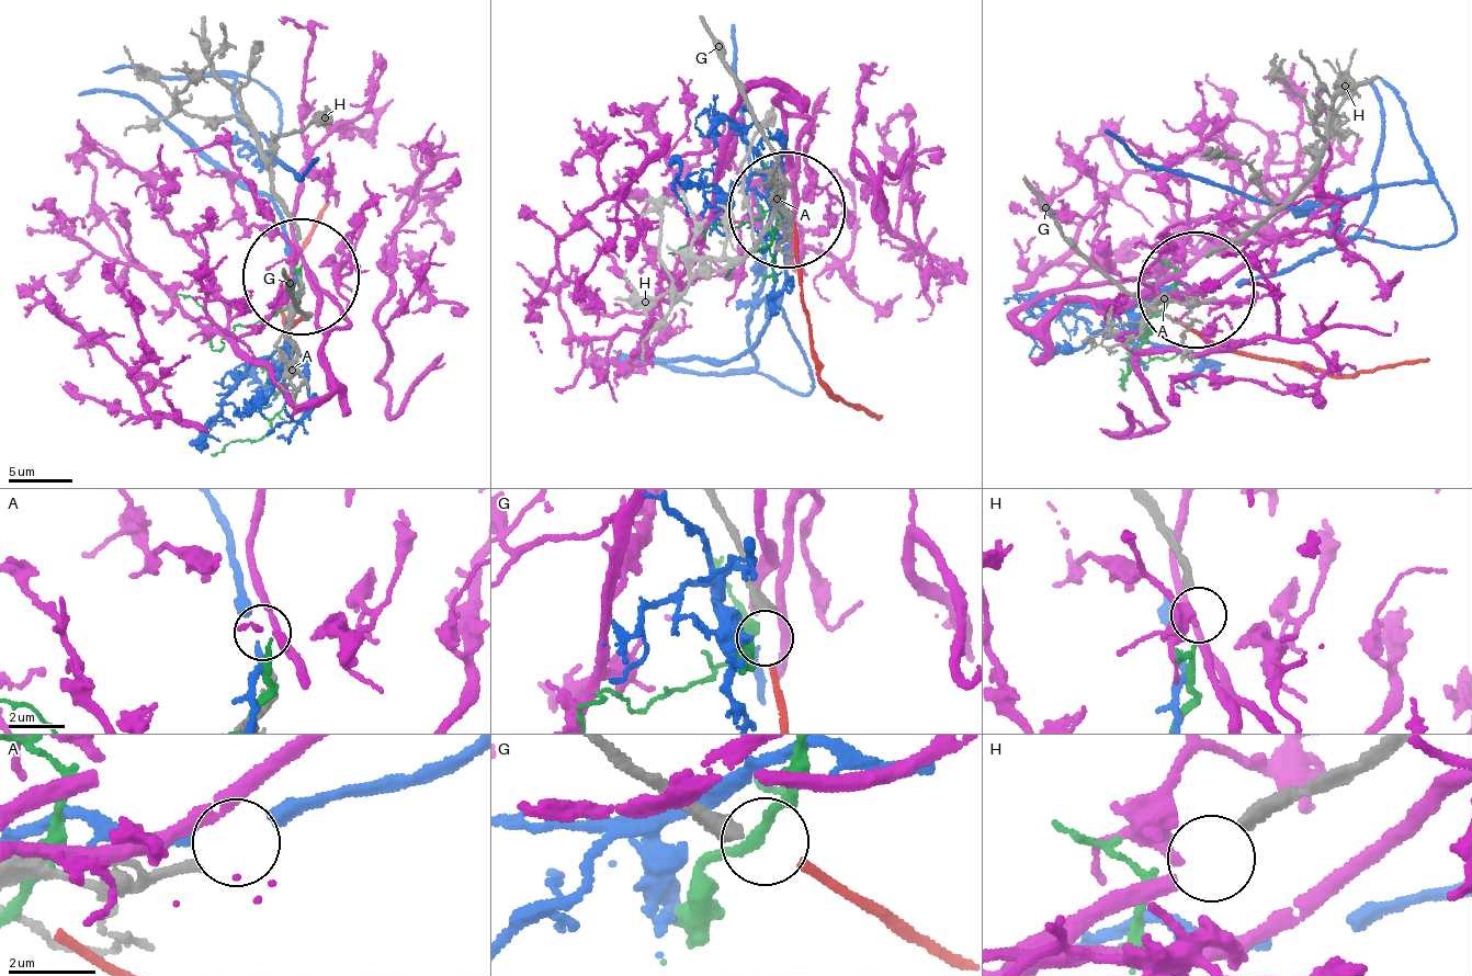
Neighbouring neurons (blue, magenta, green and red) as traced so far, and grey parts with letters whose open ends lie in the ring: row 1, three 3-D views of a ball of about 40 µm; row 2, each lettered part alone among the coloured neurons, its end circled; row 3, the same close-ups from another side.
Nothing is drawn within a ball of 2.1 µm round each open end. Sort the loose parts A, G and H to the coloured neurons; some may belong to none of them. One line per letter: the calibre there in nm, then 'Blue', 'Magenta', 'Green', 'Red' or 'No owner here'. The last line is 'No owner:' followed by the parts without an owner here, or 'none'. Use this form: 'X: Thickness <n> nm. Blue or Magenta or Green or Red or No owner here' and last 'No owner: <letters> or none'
A: Thickness 200 nm. No owner here
G: Thickness 440 nm. Red
H: Thickness 320 nm. Magenta
No owner: A

